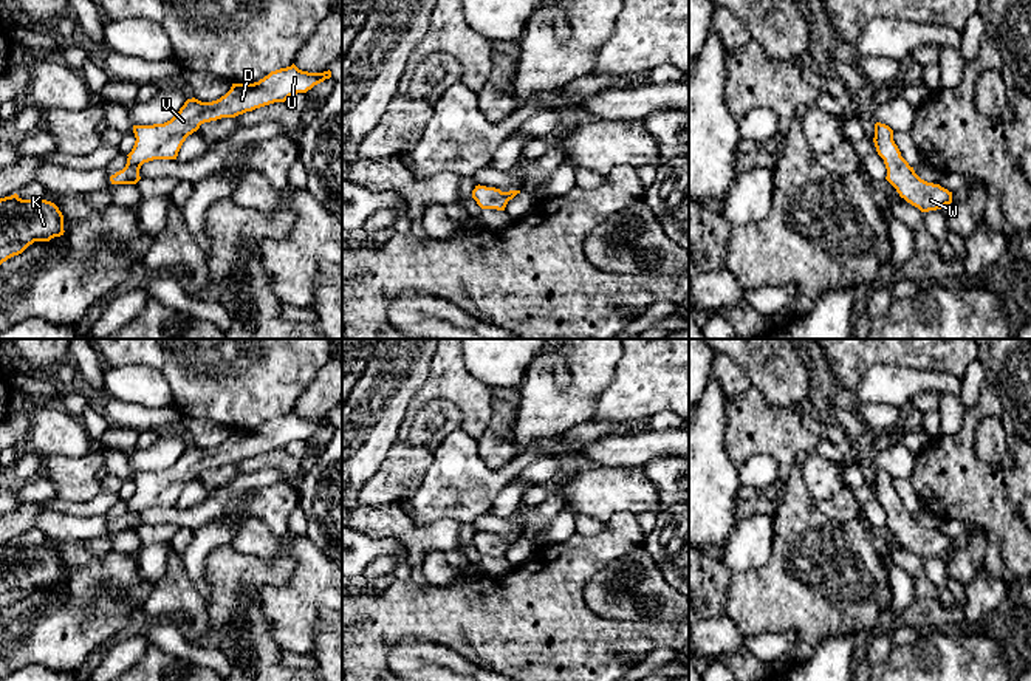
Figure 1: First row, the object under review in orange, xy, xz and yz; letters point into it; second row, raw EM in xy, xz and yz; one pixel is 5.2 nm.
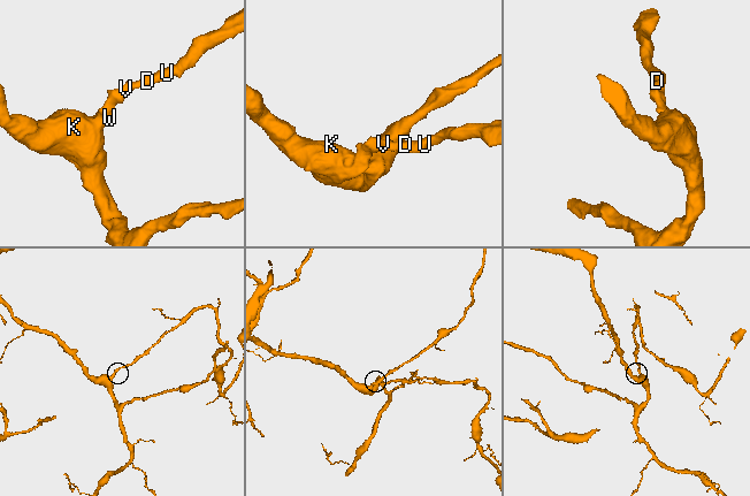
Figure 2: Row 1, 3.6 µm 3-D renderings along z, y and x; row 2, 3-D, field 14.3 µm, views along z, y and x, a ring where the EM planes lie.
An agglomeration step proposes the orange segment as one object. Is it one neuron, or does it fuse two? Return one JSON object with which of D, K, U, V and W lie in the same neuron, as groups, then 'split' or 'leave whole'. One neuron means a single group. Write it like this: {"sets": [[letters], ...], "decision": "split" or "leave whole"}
{"sets": [["D", "K", "U", "V", "W"]], "decision": "leave whole"}

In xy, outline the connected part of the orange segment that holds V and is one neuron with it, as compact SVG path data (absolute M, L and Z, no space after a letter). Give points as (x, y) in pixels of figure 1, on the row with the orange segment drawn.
M293 63L271 71L259 82L232 84L231 90L217 101L187 99L180 111L164 124L133 125L135 145L127 155L125 167L111 175L110 181L111 184L136 184L141 180L139 169L144 163L176 159L186 138L197 132L201 124L221 118L235 118L274 102L285 102L289 96L307 93L330 77L330 70L308 73Z

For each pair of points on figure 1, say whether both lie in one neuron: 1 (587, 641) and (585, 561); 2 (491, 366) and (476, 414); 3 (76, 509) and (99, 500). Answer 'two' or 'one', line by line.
1: one
2: two
3: one

